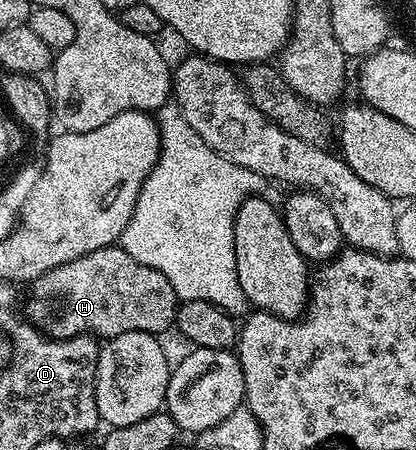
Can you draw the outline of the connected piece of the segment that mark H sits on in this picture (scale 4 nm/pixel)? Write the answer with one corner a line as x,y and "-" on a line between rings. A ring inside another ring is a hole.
114,243
106,249
91,251
71,263
63,263
54,269
48,269
43,275
34,277
28,286
29,294
24,294
24,320
41,330
46,337
64,339
92,335
97,339
118,337
124,333
151,333
161,335
165,328
174,324
177,316
179,298
174,293
171,283
155,267
131,259
120,244

